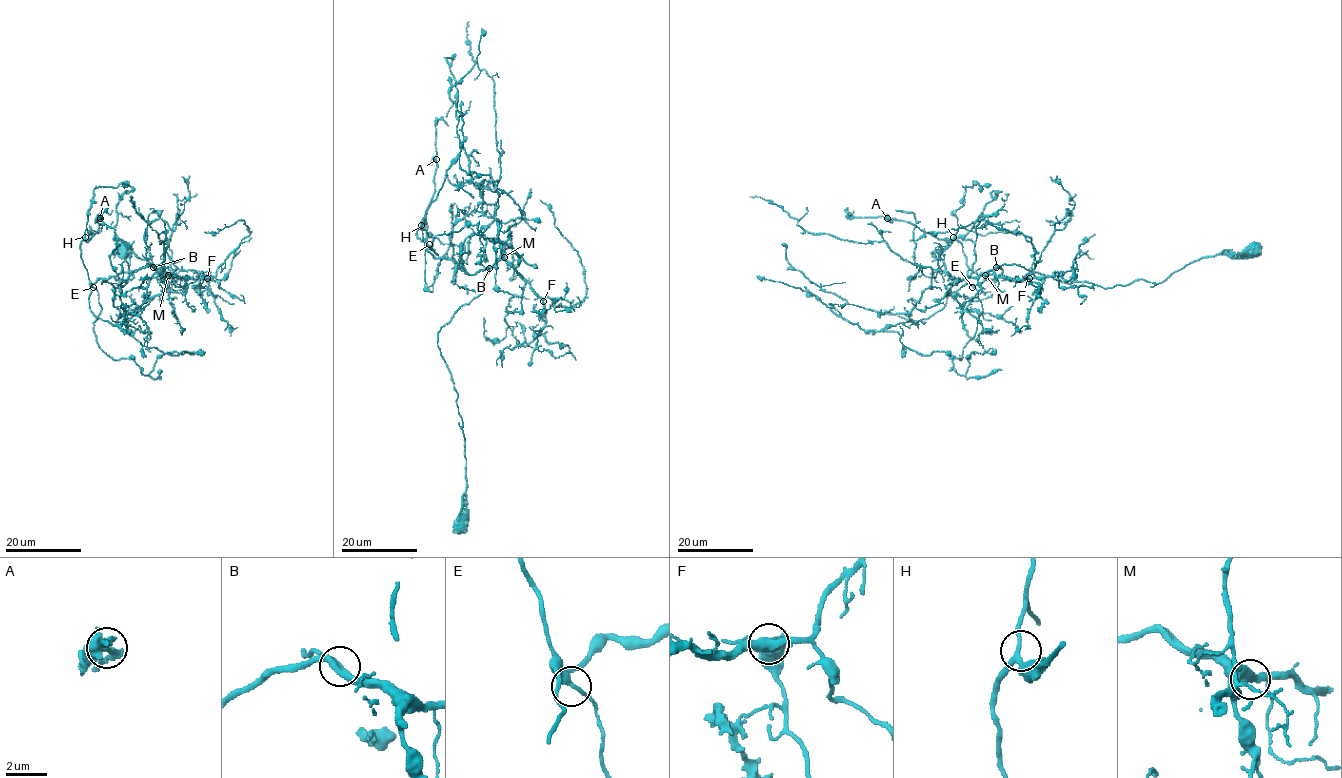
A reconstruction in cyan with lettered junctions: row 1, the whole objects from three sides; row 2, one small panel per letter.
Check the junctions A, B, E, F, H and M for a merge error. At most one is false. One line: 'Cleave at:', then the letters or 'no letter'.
Cleave at: no letter

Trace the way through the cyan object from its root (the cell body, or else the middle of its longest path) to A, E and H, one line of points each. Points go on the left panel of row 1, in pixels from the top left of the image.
A: (124, 249), (128, 281), (101, 283), (153, 266), (91, 285), (80, 243), (99, 218)
E: (124, 249), (131, 256), (128, 281), (116, 288), (101, 283), (153, 266), (124, 279), (98, 278), (93, 287)
H: (124, 249), (131, 256), (128, 281), (116, 288), (101, 283), (153, 266), (91, 285), (81, 258), (85, 237)

